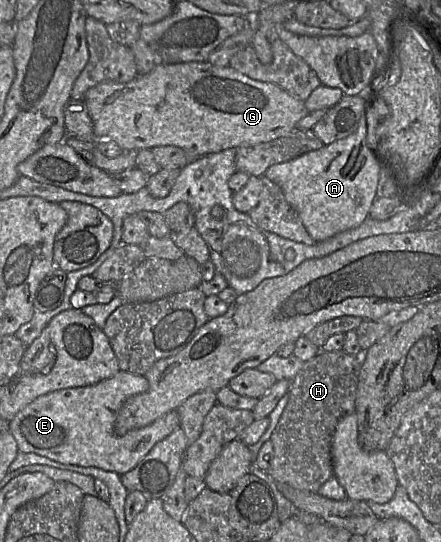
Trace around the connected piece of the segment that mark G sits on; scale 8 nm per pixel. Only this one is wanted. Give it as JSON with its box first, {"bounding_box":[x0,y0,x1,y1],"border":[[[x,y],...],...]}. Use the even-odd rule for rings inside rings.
{"bounding_box":[83,61,309,157],"border":[[[208,61],[159,65],[149,73],[137,75],[132,81],[126,83],[105,81],[90,88],[85,93],[83,100],[86,103],[89,115],[93,121],[95,139],[111,139],[116,142],[123,151],[137,151],[140,149],[151,149],[157,146],[172,145],[180,147],[190,156],[198,157],[219,153],[234,147],[238,148],[278,139],[294,131],[297,122],[309,113],[305,107],[304,101],[292,97],[277,85],[251,79],[230,66],[220,67],[212,65]]]}

